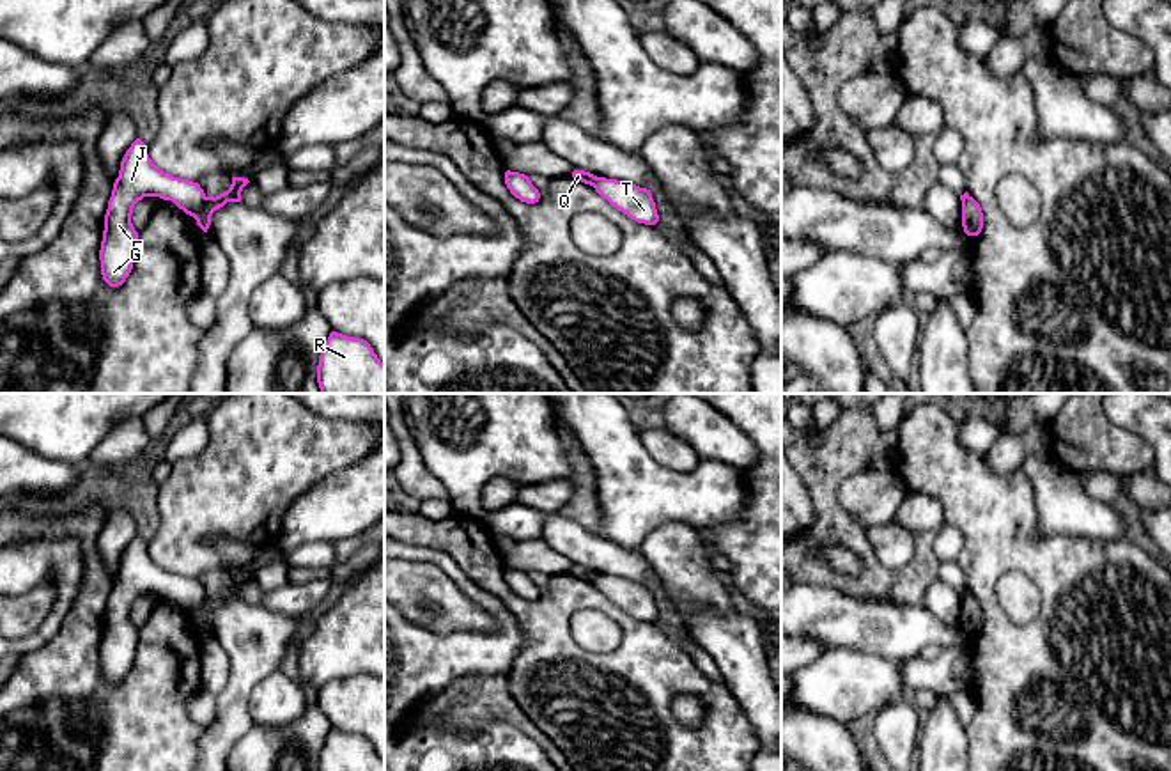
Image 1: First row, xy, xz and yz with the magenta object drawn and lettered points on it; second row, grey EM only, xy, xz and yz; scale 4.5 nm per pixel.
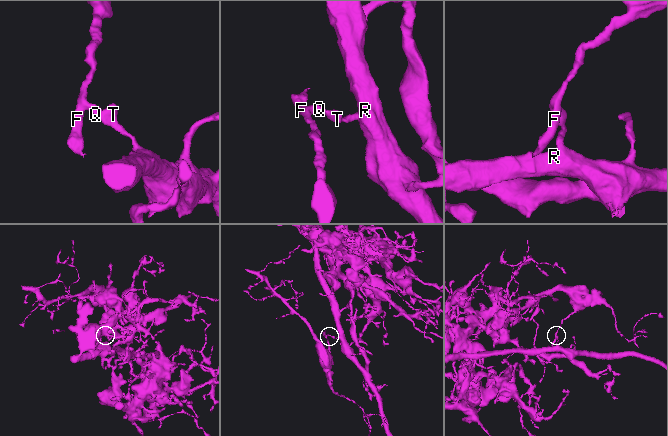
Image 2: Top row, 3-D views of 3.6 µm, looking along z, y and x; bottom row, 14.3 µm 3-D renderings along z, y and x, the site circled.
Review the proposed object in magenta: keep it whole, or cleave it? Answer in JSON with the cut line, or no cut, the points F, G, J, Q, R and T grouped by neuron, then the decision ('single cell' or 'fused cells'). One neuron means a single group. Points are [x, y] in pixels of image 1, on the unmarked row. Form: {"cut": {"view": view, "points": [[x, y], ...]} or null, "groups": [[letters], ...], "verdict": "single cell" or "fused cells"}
{"cut": {"view": "xy", "points": [[208, 594], [193, 614]]}, "groups": [["F", "G", "J", "Q"], ["R", "T"]], "verdict": "fused cells"}

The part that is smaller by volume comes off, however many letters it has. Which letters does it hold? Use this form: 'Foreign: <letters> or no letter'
Foreign: F, G, J, Q

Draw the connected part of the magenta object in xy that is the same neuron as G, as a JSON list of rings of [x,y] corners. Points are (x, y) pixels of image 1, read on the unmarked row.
[[[136,535],[120,558],[105,611],[99,658],[103,677],[110,684],[122,682],[133,666],[138,629],[131,620],[131,611],[143,594],[172,597],[193,615],[207,596],[198,580],[159,567],[149,555],[147,542]]]

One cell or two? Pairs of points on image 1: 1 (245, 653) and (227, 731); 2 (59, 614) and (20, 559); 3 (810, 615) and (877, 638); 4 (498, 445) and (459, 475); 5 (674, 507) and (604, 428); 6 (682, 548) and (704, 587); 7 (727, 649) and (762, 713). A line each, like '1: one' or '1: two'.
1: one
2: one
3: one
4: one
5: one
6: one
7: one

